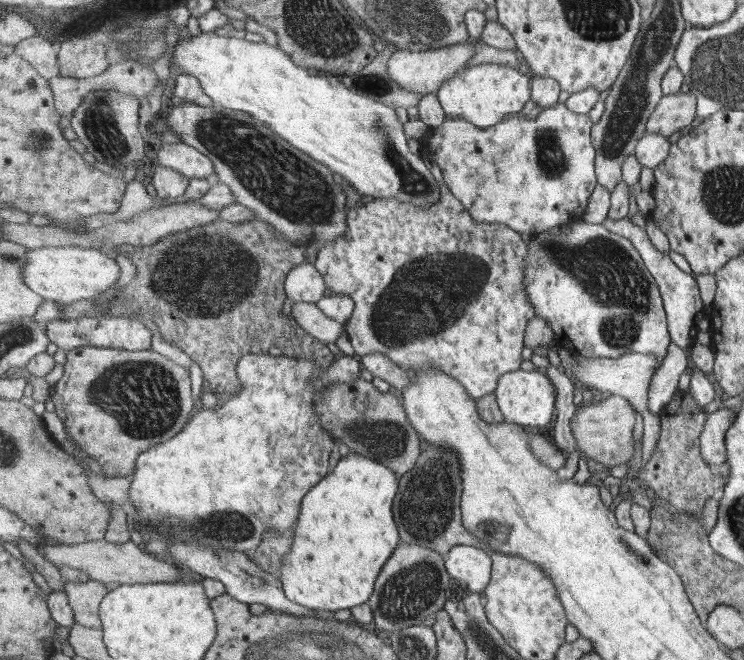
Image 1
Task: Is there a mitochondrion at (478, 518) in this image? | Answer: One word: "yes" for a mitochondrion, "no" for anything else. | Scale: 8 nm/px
no

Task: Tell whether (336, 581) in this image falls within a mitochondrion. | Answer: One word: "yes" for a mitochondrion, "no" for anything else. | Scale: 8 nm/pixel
no

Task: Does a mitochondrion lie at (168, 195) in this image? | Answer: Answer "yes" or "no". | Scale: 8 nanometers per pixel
no

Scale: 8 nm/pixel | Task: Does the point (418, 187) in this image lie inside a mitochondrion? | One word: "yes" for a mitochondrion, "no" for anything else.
yes

